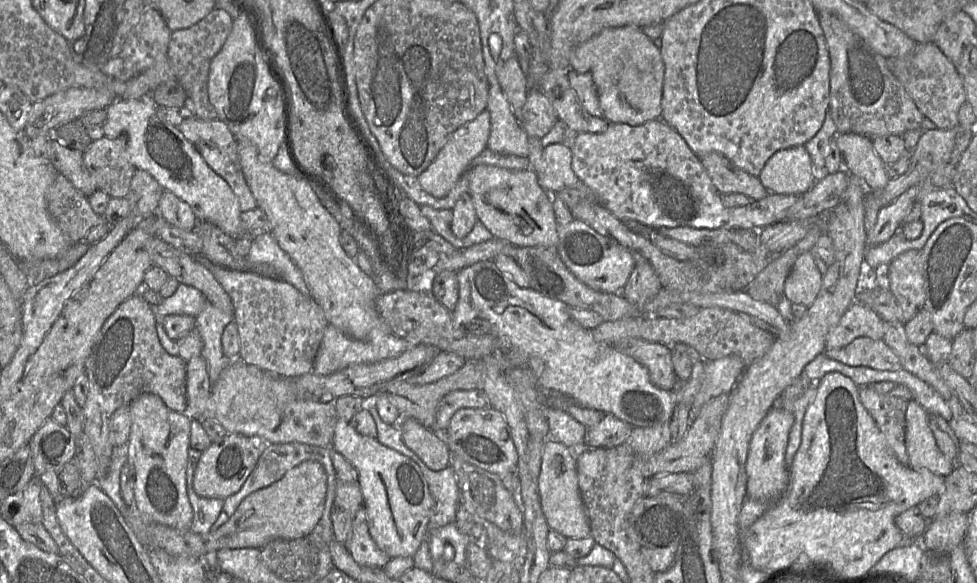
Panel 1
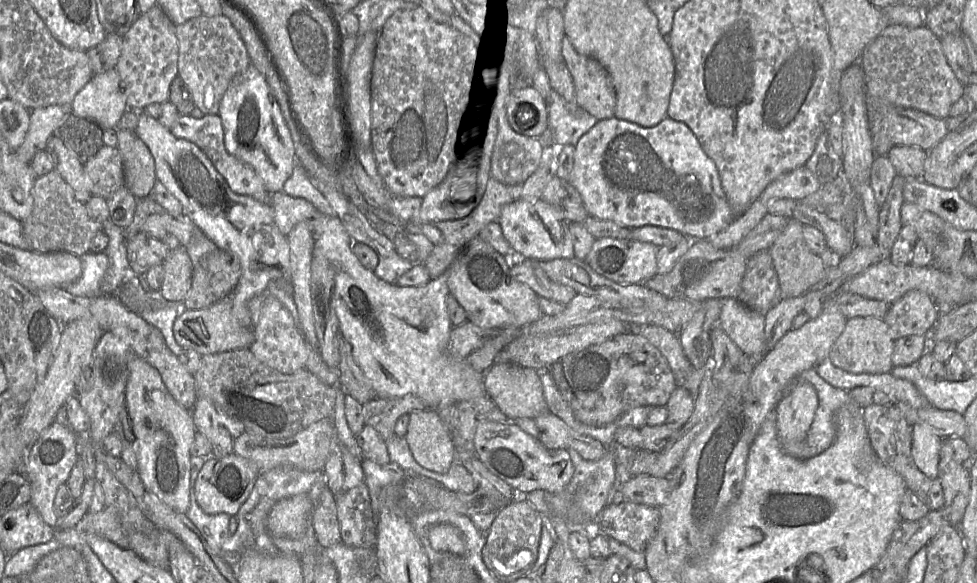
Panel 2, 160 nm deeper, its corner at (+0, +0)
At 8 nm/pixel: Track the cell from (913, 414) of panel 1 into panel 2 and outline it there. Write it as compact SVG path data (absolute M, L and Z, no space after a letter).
M914 423L912 429L911 454L916 466L931 480L938 478L942 438L923 423Z

